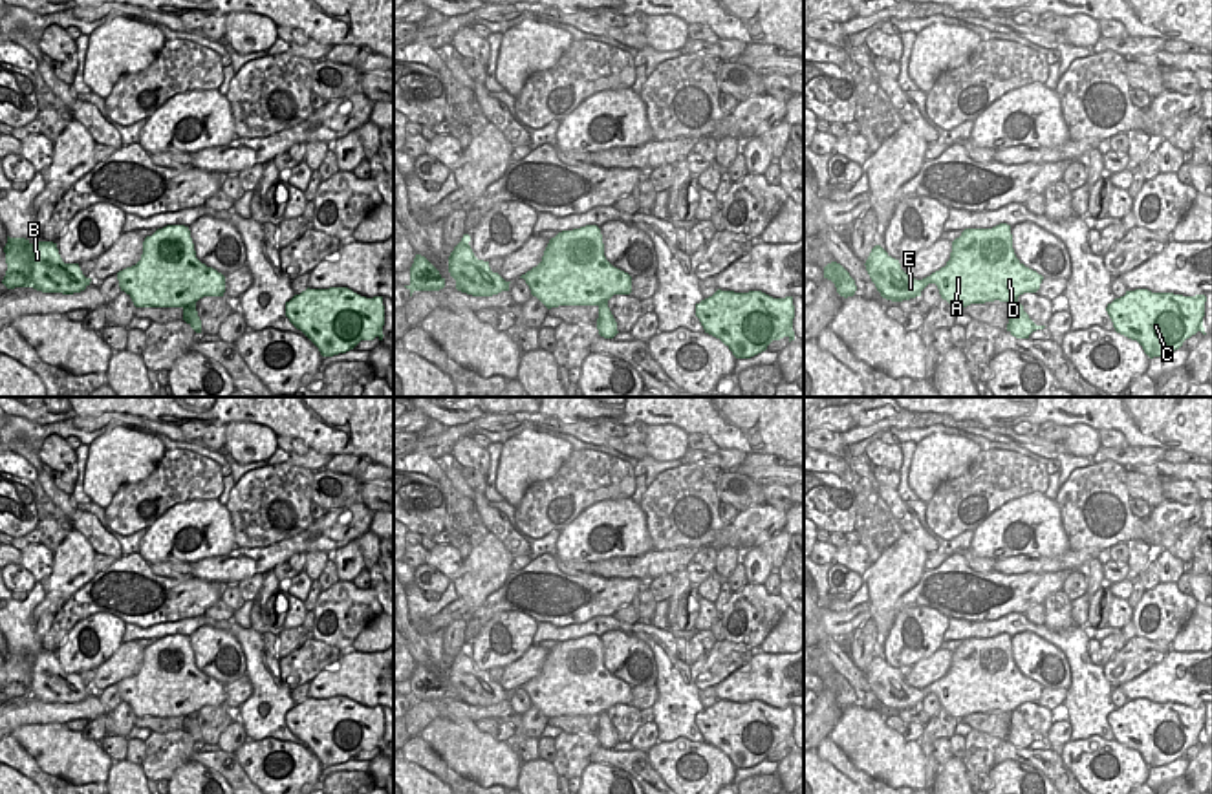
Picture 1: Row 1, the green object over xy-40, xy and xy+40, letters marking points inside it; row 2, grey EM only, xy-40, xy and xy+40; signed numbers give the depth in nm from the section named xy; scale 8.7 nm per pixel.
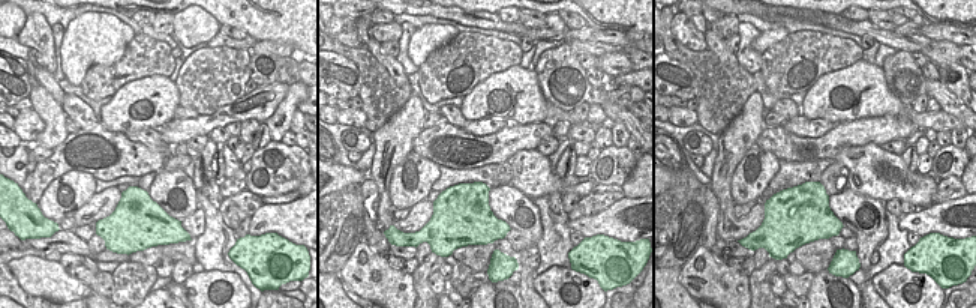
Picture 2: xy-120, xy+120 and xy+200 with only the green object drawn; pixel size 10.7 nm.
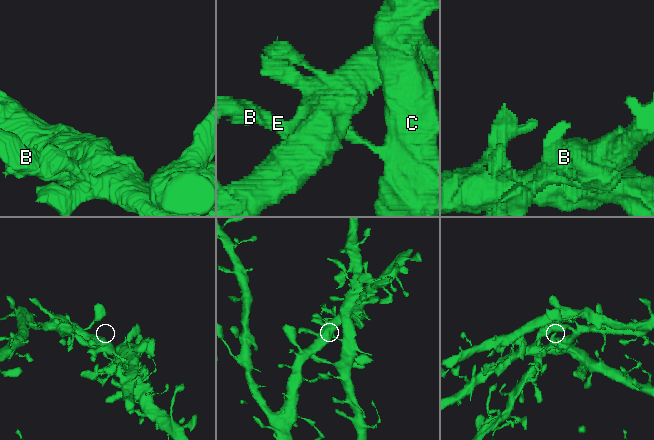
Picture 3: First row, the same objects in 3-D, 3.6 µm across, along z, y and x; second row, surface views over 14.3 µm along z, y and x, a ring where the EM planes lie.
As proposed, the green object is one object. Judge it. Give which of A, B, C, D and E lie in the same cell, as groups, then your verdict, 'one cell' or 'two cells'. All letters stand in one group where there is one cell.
A B C D E | one cell

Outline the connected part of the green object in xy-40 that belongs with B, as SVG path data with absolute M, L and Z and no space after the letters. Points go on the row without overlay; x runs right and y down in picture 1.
M9 648L4 657L7 681L2 693L7 699L33 697L42 703L73 704L84 701L86 688L79 673L64 673L57 653L31 653L26 648Z

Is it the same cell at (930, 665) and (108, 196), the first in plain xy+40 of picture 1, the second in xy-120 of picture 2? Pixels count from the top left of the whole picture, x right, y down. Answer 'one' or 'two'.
one

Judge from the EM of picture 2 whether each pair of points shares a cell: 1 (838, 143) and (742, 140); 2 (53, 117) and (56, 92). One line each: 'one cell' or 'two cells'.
1: two cells
2: two cells

